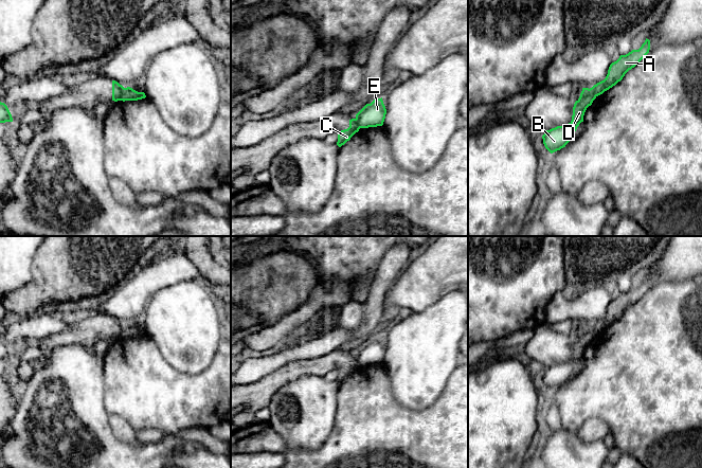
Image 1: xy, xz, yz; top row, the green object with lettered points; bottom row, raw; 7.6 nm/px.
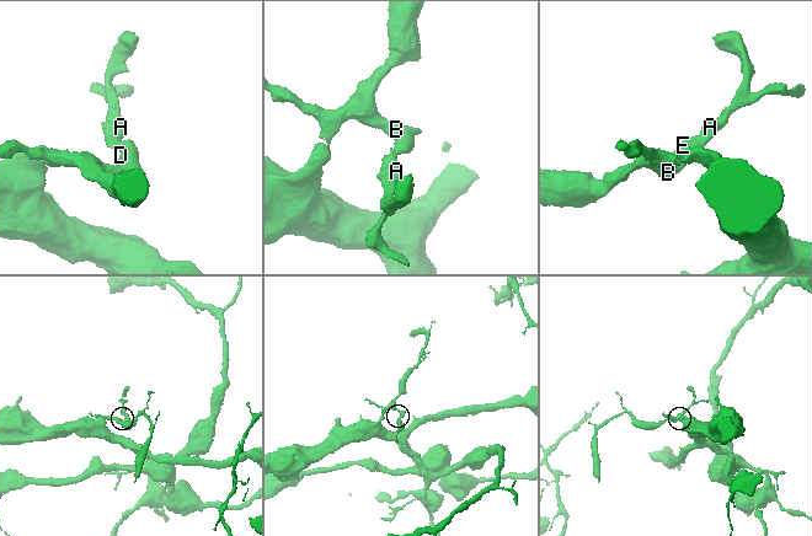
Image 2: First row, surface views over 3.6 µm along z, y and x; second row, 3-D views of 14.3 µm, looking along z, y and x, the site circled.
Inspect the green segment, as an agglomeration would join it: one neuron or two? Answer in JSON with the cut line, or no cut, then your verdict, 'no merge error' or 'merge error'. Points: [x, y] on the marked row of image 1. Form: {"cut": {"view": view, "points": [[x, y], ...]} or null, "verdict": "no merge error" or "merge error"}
{"cut": {"view": "xy", "points": [[125, 88], [119, 100]]}, "verdict": "merge error"}

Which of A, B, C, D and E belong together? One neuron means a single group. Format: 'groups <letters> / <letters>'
groups A C / B D E

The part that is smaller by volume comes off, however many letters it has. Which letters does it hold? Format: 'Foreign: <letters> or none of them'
Foreign: A, C

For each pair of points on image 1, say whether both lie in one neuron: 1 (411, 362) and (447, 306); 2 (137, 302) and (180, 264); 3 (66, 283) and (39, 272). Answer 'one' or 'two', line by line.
1: one
2: one
3: one

